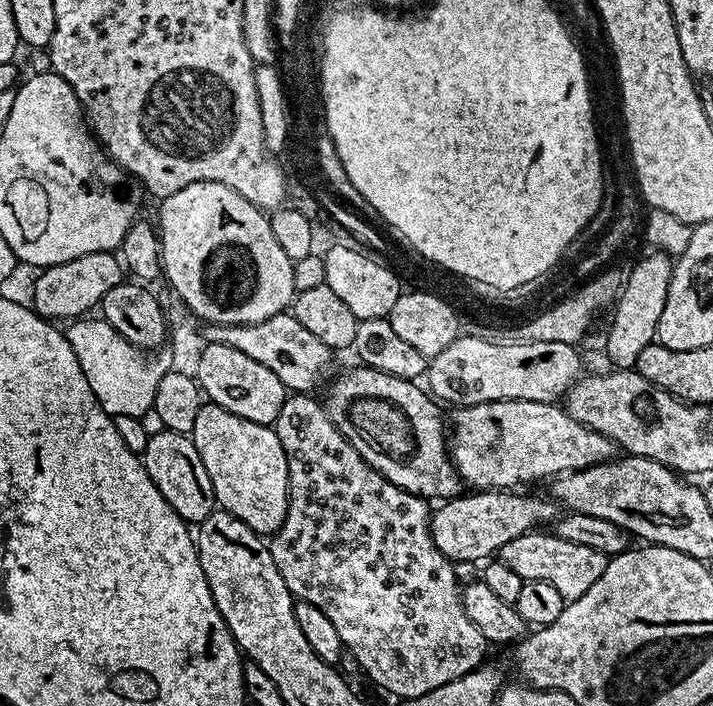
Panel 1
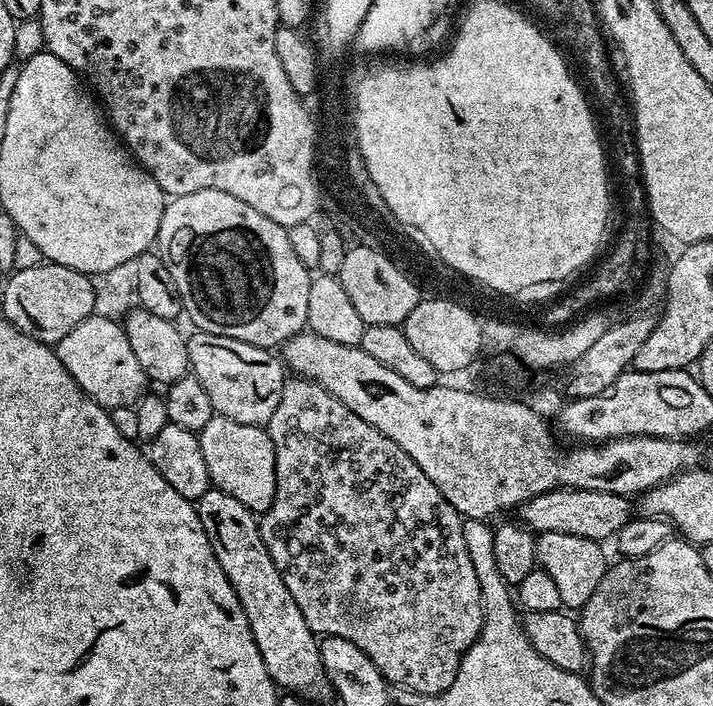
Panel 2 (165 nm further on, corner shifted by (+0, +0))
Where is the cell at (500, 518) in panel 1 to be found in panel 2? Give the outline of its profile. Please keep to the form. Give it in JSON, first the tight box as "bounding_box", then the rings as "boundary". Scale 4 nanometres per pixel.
{"bounding_box":[519,488,630,542],"boundary":[[[555,488],[538,494],[521,504],[519,519],[533,532],[557,532],[558,534],[578,534],[578,538],[590,538],[597,542],[610,541],[622,530],[630,519],[629,497],[610,494],[602,490],[582,490],[581,488]]]}

